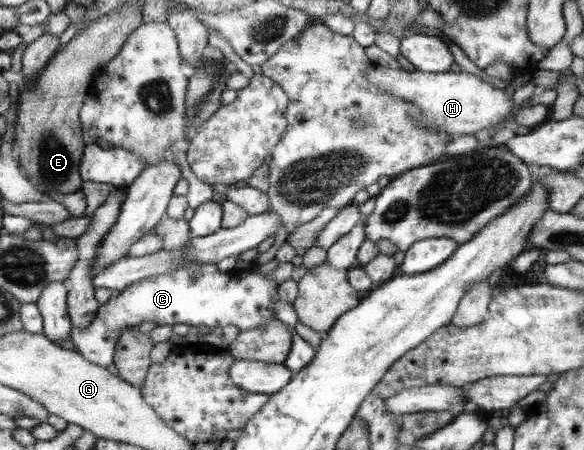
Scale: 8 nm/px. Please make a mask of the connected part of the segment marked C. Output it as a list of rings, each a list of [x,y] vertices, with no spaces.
[[[216,262],[209,263],[183,263],[173,273],[161,275],[158,278],[138,281],[125,290],[114,293],[114,295],[99,307],[96,317],[88,327],[73,327],[73,333],[69,337],[72,343],[77,346],[78,353],[81,353],[87,360],[93,361],[99,366],[107,368],[114,363],[118,339],[121,331],[126,326],[138,326],[142,321],[152,320],[161,325],[176,325],[177,323],[189,323],[192,326],[206,325],[208,327],[224,327],[225,325],[236,325],[239,331],[248,331],[256,327],[265,326],[274,317],[274,303],[280,298],[279,283],[270,279],[267,275],[256,268],[247,270],[244,278],[238,277],[237,273],[220,272]]]

